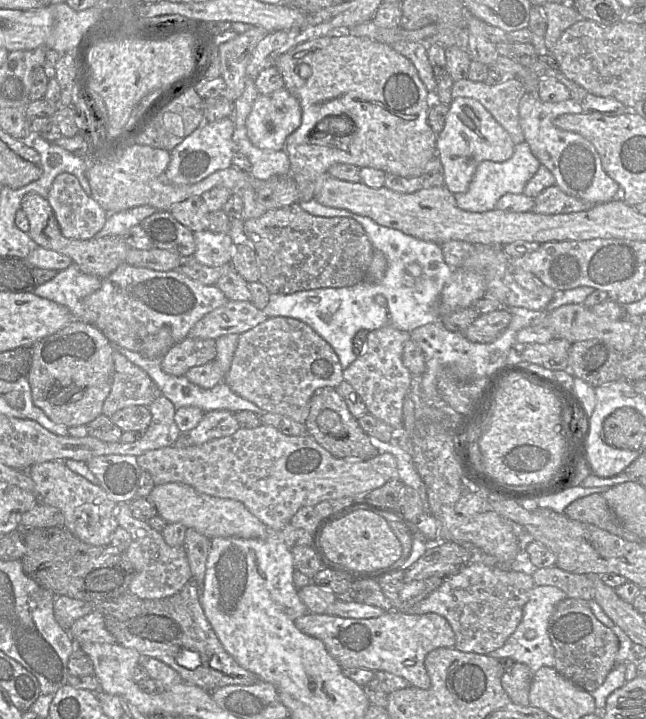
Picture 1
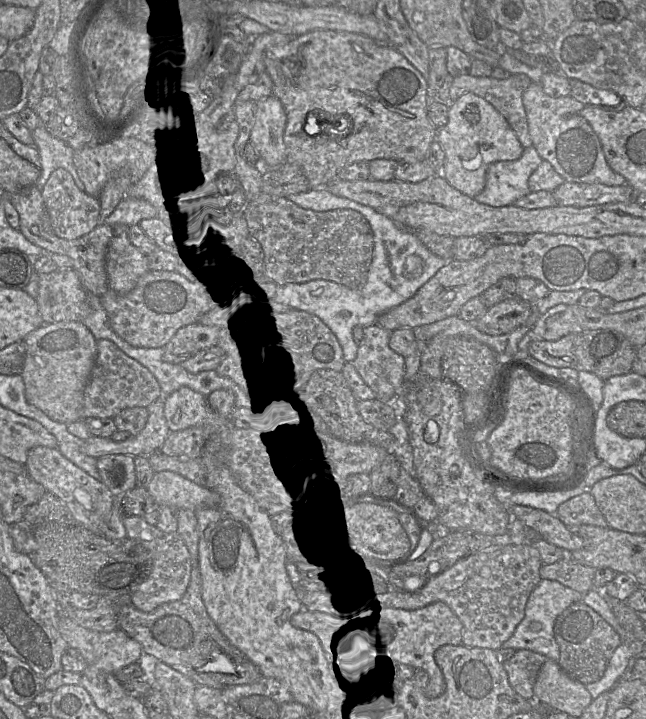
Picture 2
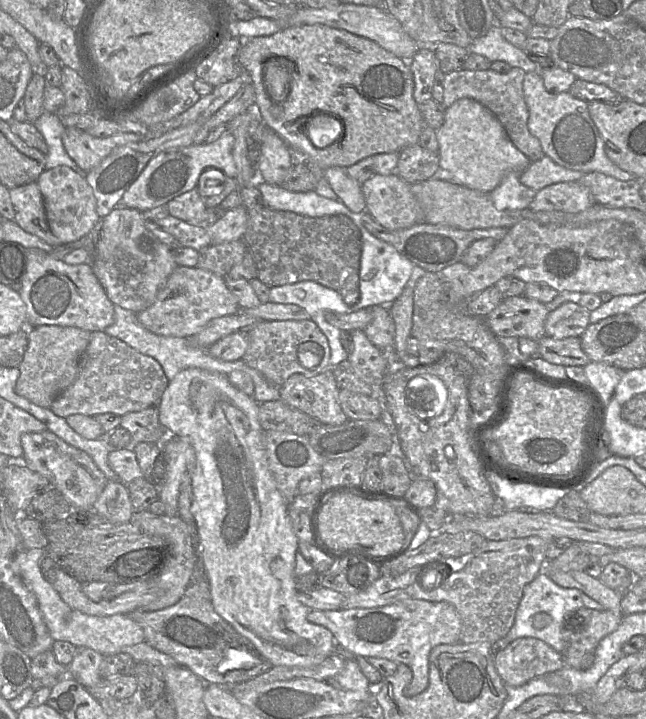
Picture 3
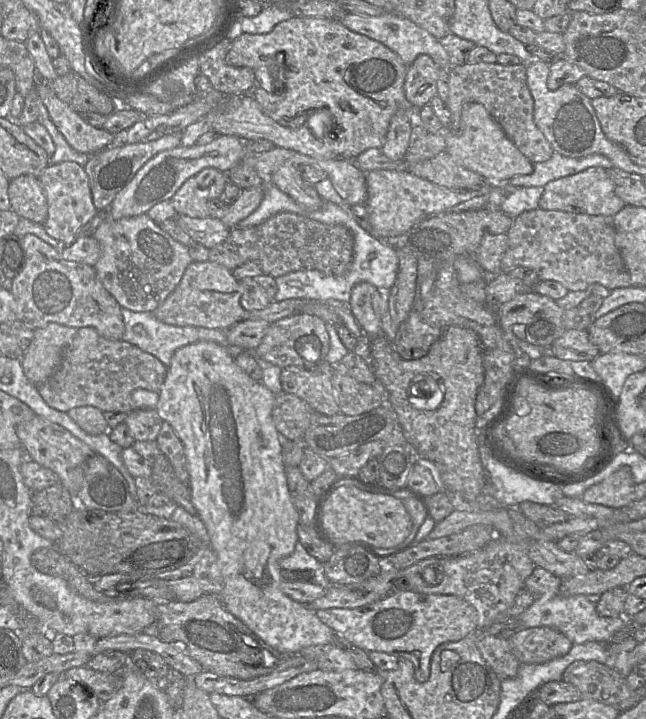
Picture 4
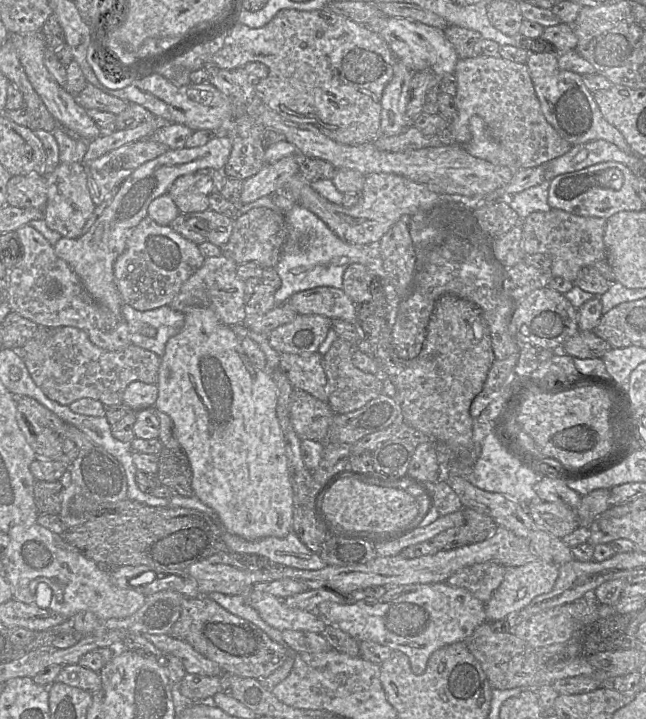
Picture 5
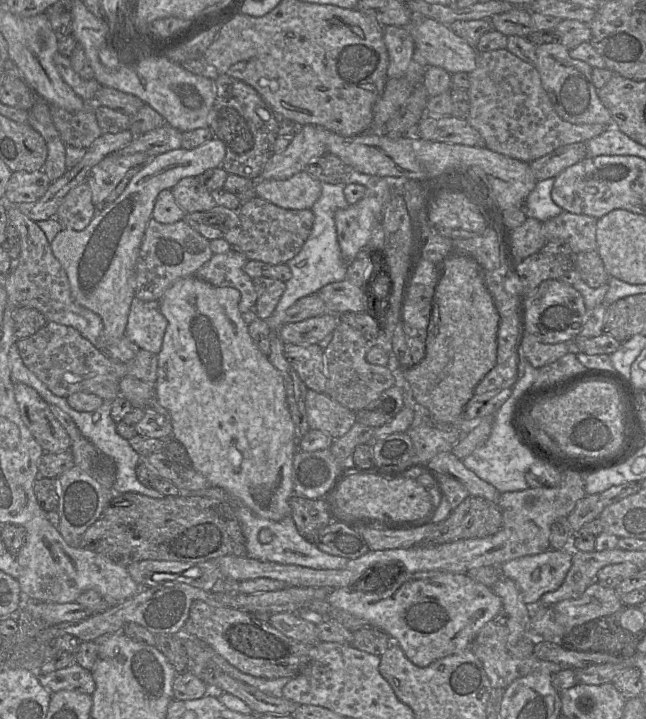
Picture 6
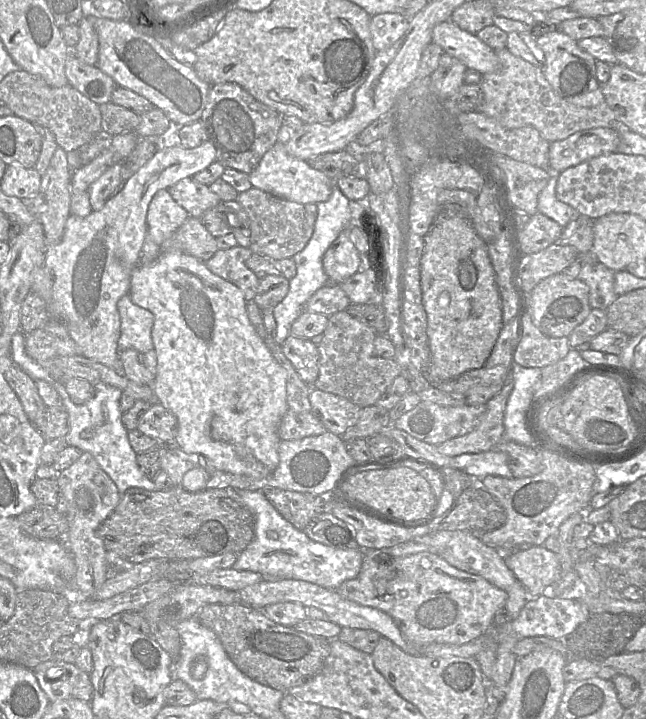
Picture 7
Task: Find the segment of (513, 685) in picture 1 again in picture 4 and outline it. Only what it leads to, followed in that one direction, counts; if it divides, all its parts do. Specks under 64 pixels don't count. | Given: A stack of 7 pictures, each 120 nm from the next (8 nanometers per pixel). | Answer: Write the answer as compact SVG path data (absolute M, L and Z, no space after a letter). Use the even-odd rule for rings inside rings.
M542 626L521 628L510 639L514 655L524 664L543 664L565 656L572 642L556 629Z

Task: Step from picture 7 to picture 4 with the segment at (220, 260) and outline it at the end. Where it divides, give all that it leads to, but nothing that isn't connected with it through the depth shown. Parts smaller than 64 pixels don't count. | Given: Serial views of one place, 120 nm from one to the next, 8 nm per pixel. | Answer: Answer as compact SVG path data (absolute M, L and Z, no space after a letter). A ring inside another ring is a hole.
M211 261L192 262L172 293L152 313L156 319L173 326L197 326L209 329L227 330L244 319L245 310L240 304L241 286L226 267Z

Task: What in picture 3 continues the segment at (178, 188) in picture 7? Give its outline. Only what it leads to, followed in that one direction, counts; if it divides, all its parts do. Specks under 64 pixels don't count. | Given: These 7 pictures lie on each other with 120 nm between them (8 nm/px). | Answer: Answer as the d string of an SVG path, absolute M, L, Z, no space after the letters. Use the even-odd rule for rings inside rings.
M197 188L175 197L166 205L169 214L175 218L196 226L211 225L207 224L207 207Z

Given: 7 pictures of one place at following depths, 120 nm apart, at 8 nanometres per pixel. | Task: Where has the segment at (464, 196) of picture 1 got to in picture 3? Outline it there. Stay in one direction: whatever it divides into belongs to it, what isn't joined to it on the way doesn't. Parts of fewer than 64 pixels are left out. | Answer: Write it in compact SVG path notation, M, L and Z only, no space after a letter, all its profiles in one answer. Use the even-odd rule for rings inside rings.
M508 172L500 184L489 193L489 197L497 210L523 210L528 208L537 191L521 184L519 177L522 172Z

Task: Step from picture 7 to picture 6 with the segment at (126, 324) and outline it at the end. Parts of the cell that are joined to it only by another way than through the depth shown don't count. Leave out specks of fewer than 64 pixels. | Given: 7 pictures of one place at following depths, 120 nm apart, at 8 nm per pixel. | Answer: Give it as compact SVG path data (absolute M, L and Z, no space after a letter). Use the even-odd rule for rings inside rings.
M133 298L124 336L140 349L158 354L166 328L167 319L160 311L159 302L145 302Z

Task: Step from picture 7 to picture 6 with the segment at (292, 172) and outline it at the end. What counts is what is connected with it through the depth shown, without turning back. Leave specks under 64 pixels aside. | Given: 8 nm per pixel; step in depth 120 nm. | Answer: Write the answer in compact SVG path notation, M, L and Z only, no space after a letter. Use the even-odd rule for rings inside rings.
M305 170L286 180L258 180L256 196L284 209L311 209L321 195L322 183Z

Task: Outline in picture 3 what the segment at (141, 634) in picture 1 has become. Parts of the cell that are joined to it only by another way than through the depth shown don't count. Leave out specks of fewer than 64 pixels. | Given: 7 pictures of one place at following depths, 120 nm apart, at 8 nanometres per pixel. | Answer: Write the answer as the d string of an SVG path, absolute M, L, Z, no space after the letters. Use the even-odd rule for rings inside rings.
M198 543L196 554L192 581L184 596L175 605L152 612L135 610L129 615L143 629L145 641L150 646L172 657L179 666L191 670L205 684L226 687L249 681L273 666L257 653L249 640L215 611L203 563L199 559ZM240 656L242 666L233 670L225 668L234 662L234 658L238 659Z

